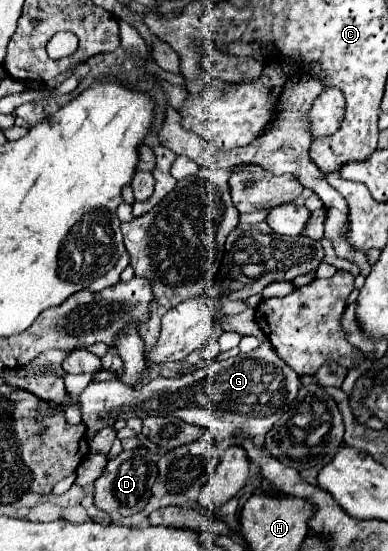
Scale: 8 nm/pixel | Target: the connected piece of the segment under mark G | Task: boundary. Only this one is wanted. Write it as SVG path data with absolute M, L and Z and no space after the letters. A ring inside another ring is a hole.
M264 339L258 349L240 353L236 357L214 361L204 369L174 379L156 377L140 389L124 385L120 379L90 383L82 395L82 423L88 427L88 437L106 425L114 425L116 417L146 419L150 415L178 417L186 423L204 427L214 443L236 443L242 435L248 439L264 437L282 417L282 403L290 403L290 395L296 393L298 377Z

